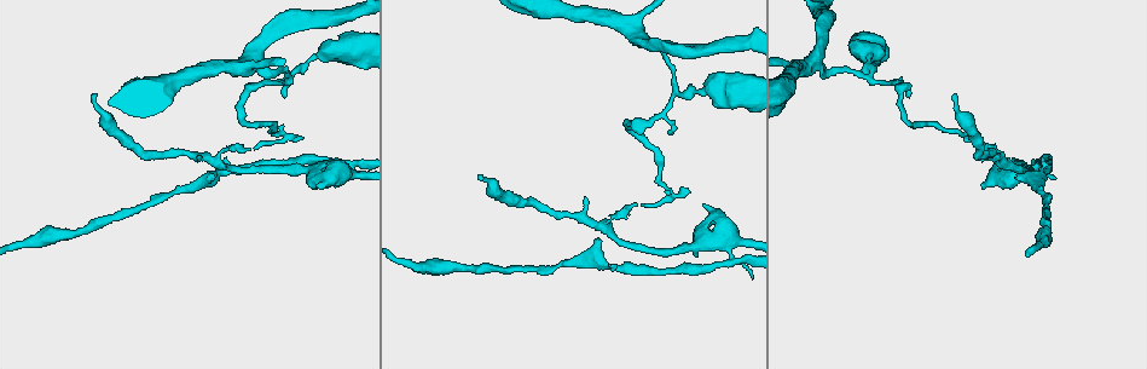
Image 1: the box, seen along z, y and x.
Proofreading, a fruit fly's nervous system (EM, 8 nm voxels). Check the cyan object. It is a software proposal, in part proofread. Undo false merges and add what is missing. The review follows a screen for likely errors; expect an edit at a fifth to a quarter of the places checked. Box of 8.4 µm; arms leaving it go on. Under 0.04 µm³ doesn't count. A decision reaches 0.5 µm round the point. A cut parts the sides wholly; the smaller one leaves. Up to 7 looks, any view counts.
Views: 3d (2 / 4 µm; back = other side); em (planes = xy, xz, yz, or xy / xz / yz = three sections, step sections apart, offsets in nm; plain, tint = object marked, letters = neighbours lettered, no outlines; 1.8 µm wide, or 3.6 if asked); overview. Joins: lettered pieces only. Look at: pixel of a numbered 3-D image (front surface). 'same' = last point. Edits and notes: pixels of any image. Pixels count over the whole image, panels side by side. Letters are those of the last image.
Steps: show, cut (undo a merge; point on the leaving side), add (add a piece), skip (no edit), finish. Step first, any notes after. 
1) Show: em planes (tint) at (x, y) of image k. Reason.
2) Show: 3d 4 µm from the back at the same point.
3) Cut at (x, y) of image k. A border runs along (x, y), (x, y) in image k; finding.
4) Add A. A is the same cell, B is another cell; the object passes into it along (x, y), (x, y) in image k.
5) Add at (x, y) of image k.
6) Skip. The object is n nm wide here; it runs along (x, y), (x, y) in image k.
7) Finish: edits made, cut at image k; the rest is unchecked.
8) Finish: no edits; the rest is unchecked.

Show: 3d 4 µm from the back at (333, 52) of image 1. Thick turns thin.

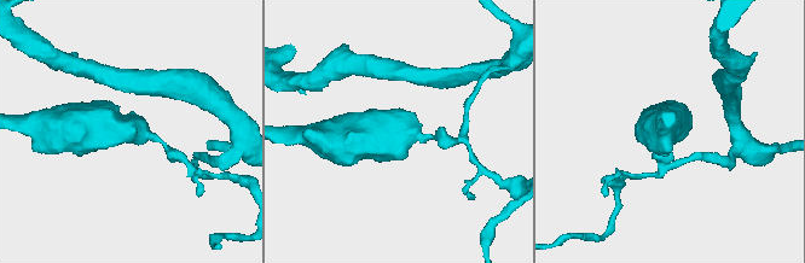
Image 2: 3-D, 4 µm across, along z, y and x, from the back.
Show: em 3.6 µm planes (letters) at (394, 135) of image 2. Shape alone is not enough.

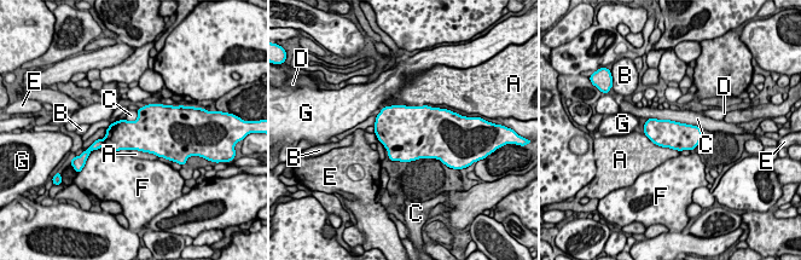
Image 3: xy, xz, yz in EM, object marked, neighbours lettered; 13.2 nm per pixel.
Cut at (120, 136) of image 3. A, B, C, D, E, F and G are other cells; a border runs along (102, 139), (104, 144) in image 3; a second neuron is stuck on.

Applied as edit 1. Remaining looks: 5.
Show: overview. See it whole again.

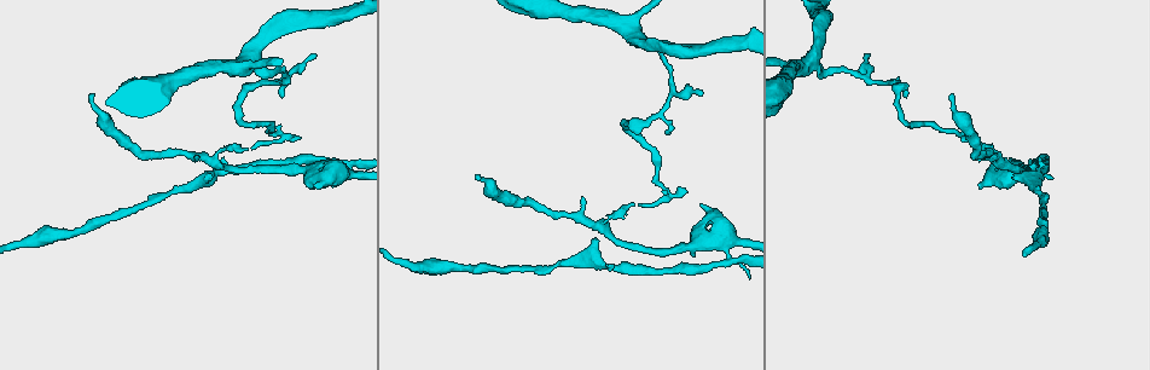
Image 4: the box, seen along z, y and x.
Show: 3d 4 µm at (284, 137) of image 4. Abrupt turn.

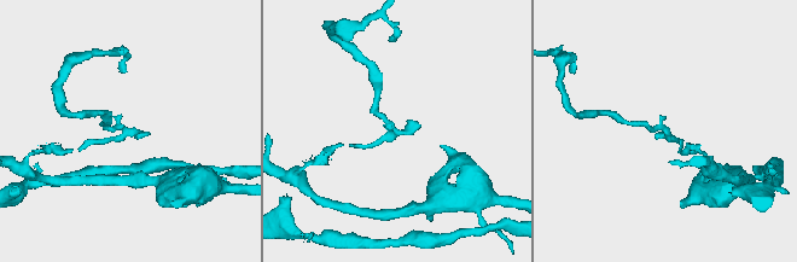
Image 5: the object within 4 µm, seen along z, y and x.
Show: em xy step 16 (tint) at (396, 133) of image 5. Now the EM.

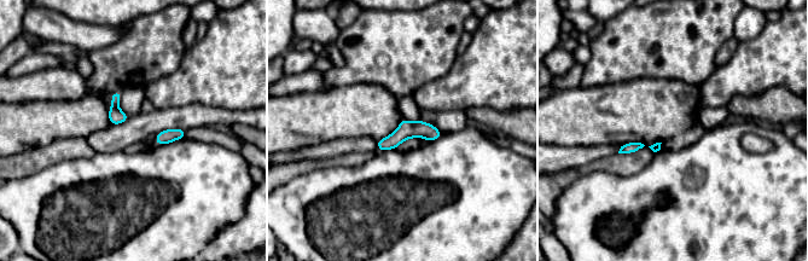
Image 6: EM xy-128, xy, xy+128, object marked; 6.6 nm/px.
Show: em xy step 16 (letters) at the same point.

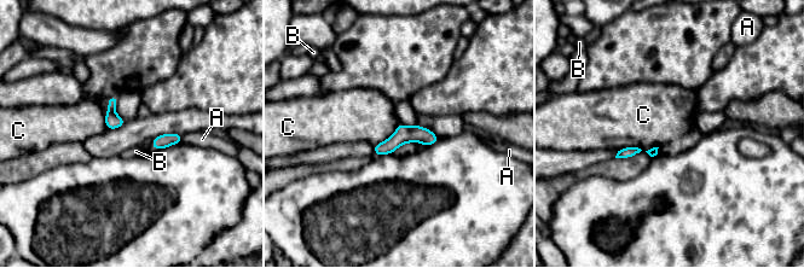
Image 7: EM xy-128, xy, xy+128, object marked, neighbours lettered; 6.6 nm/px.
Skip. A, B and C are other cells; a border runs along (399, 123), (387, 138), (374, 145) in image 7; continuous, no second neuron.

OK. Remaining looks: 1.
Show: em planes (letters) at (1039, 168) of image 4. Narrows sharply.

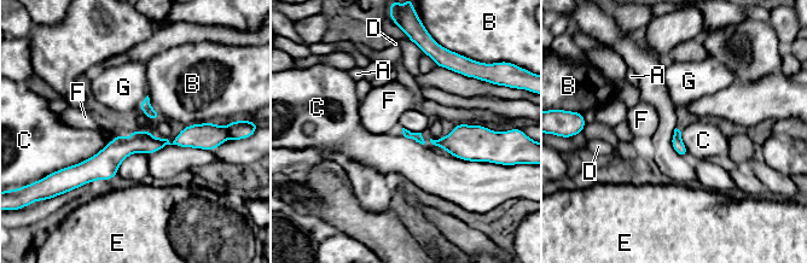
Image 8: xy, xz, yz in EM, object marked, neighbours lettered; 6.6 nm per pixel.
Skip. The longest contact is with C, 400 nm; A, B, C, D, E, F and G are other cells; a border runs along (111, 141), (94, 155), (59, 169) in image 8; continuous, no second neuron.

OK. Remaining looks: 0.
Finish: edits made, cut at image 3; the rest is unchecked.

